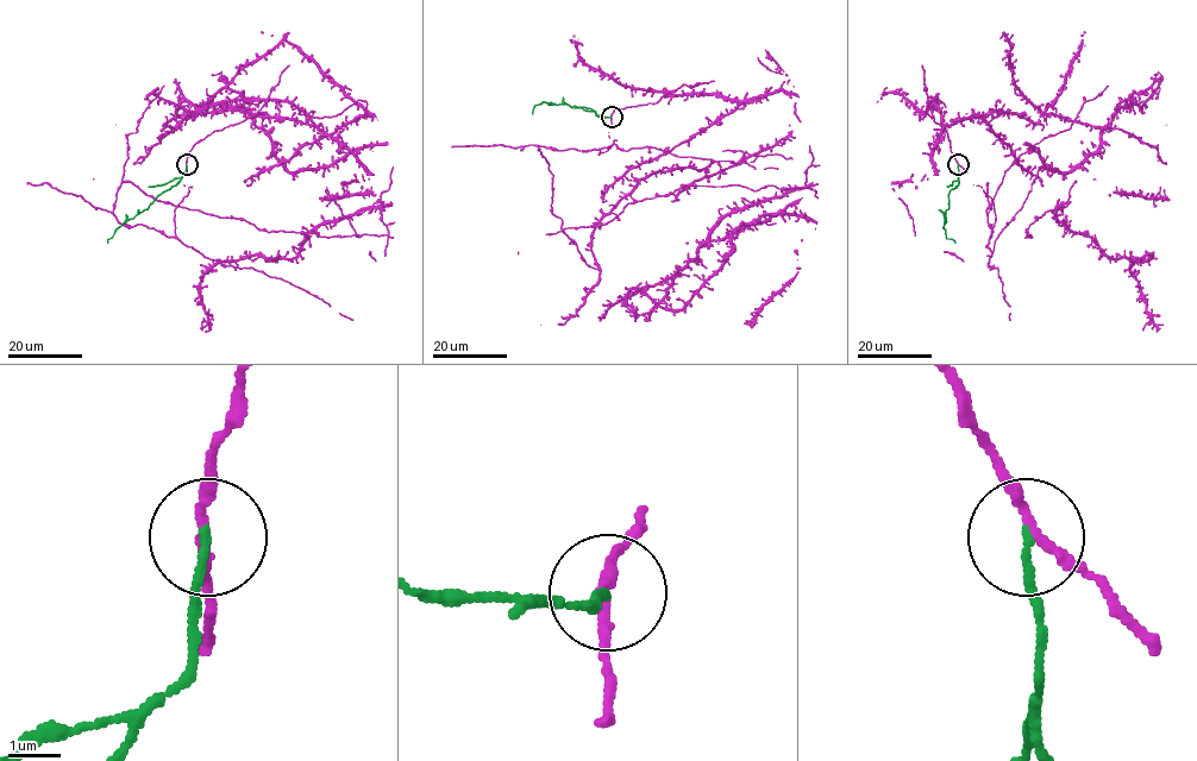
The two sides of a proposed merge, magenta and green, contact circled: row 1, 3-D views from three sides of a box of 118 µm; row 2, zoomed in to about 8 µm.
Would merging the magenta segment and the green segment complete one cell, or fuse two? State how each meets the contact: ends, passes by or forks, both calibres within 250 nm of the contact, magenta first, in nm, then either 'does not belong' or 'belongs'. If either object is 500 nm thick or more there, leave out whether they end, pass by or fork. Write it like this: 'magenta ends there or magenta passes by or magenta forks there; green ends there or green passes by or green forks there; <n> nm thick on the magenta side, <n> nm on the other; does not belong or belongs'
magenta passes by; green ends there; 180 nm thick on the magenta side, 160 nm on the other; does not belong

